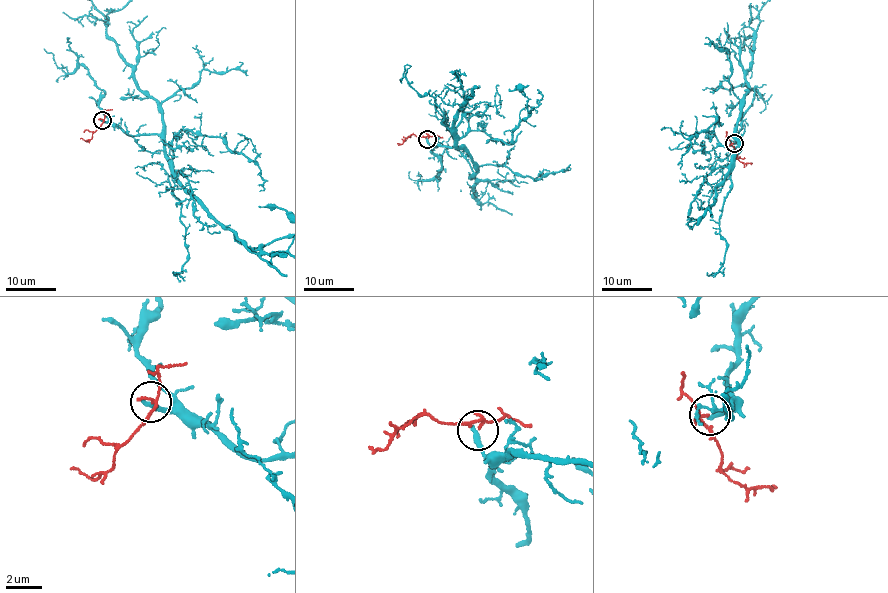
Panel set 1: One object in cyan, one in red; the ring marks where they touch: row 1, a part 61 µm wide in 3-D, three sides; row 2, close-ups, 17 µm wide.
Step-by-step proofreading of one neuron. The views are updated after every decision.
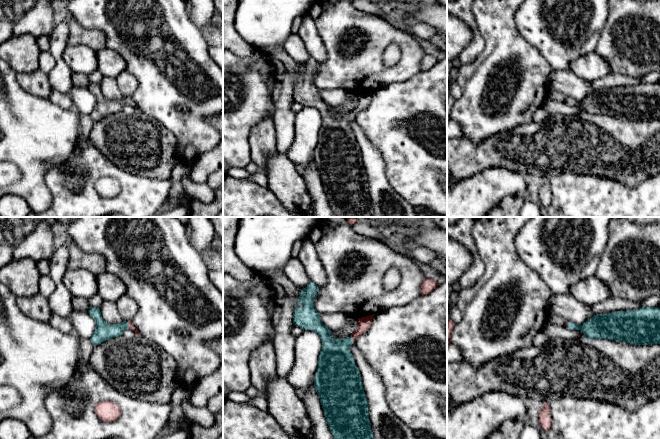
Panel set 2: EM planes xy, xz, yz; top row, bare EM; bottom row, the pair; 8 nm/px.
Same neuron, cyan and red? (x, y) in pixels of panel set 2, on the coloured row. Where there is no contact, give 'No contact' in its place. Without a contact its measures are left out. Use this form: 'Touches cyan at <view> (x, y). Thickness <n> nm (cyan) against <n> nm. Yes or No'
Touches cyan at xy (127, 325). Thickness 140 nm (cyan) against 50 nm. Yes

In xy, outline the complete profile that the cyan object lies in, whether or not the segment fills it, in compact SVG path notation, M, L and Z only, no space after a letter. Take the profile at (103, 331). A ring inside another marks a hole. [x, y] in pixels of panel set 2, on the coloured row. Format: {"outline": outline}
{"outline": "M90 307L88 313L96 322L95 331L90 338L94 346L101 344L110 338L121 336L122 332L128 328L132 329L136 336L140 335L132 321L124 321L120 324L107 323L103 320L100 309L95 307Z"}

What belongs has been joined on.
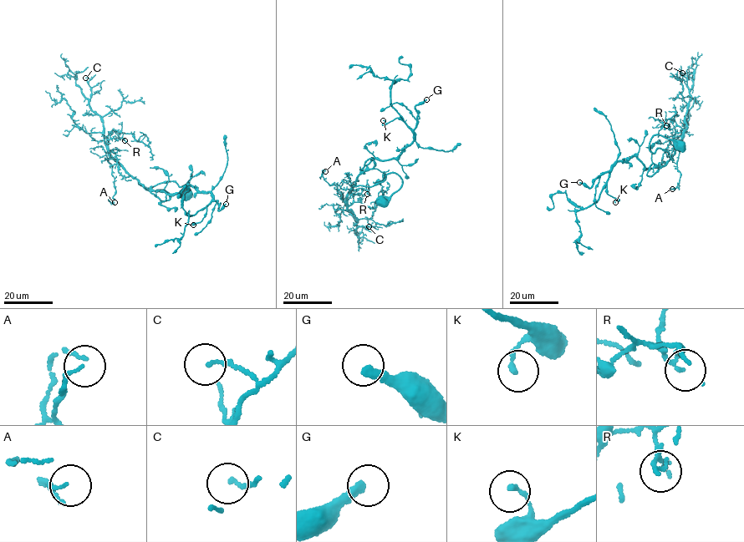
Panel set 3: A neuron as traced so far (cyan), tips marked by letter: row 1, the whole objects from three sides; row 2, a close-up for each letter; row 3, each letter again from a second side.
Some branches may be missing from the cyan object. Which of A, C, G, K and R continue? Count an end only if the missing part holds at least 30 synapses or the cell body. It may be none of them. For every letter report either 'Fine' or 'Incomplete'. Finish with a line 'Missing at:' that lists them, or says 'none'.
A: Fine
C: Fine
G: Incomplete
K: Fine
R: Fine
Missing at: G

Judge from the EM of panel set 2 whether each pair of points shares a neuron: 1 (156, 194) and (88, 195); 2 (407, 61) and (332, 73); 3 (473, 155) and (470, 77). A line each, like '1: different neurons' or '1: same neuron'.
1: same neuron
2: same neuron
3: different neurons

